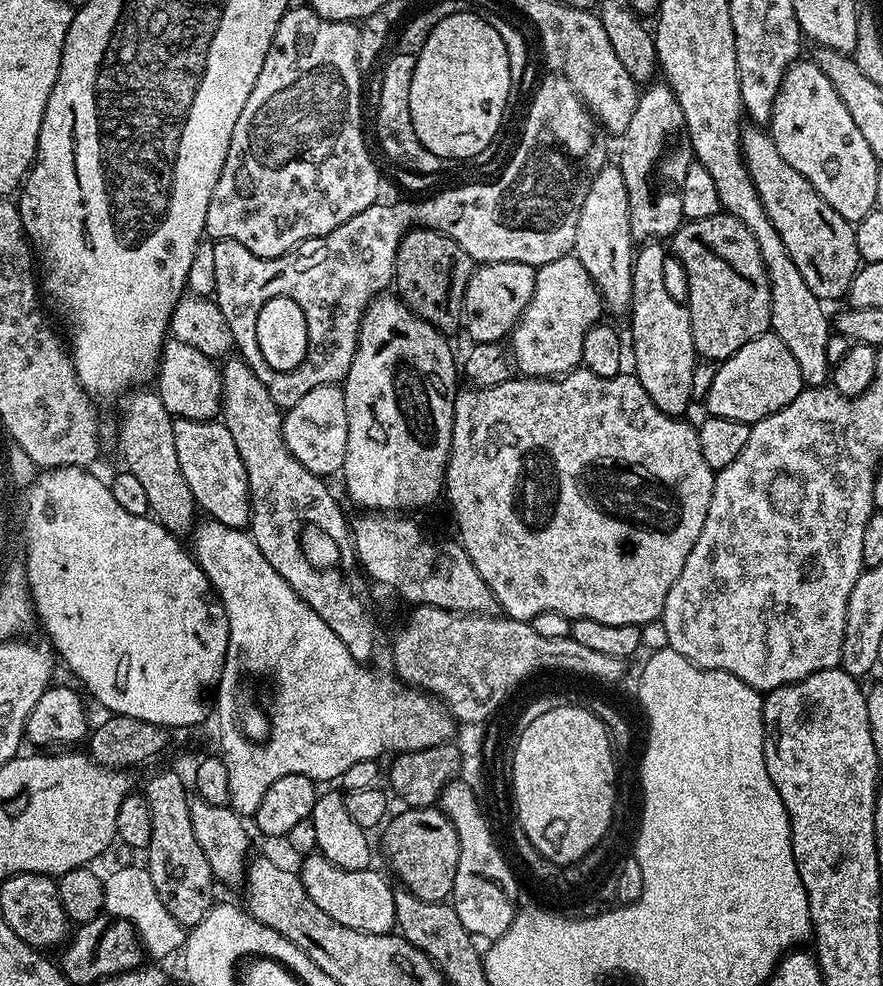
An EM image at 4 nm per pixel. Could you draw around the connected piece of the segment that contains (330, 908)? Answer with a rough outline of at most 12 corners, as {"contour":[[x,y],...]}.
{"contour":[[303,857],[306,894],[334,922],[383,936],[394,888],[368,868]]}

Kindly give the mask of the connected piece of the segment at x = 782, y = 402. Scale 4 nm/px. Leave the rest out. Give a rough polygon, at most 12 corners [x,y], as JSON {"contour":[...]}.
{"contour":[[775,334],[716,368],[708,416],[751,426],[794,402],[806,377]]}

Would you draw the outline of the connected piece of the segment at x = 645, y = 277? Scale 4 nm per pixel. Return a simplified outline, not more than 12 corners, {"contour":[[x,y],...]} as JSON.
{"contour":[[664,248],[632,261],[634,375],[680,418],[698,340],[672,297]]}

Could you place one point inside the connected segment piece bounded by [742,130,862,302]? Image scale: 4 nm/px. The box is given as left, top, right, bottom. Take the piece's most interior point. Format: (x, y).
(823, 244)

